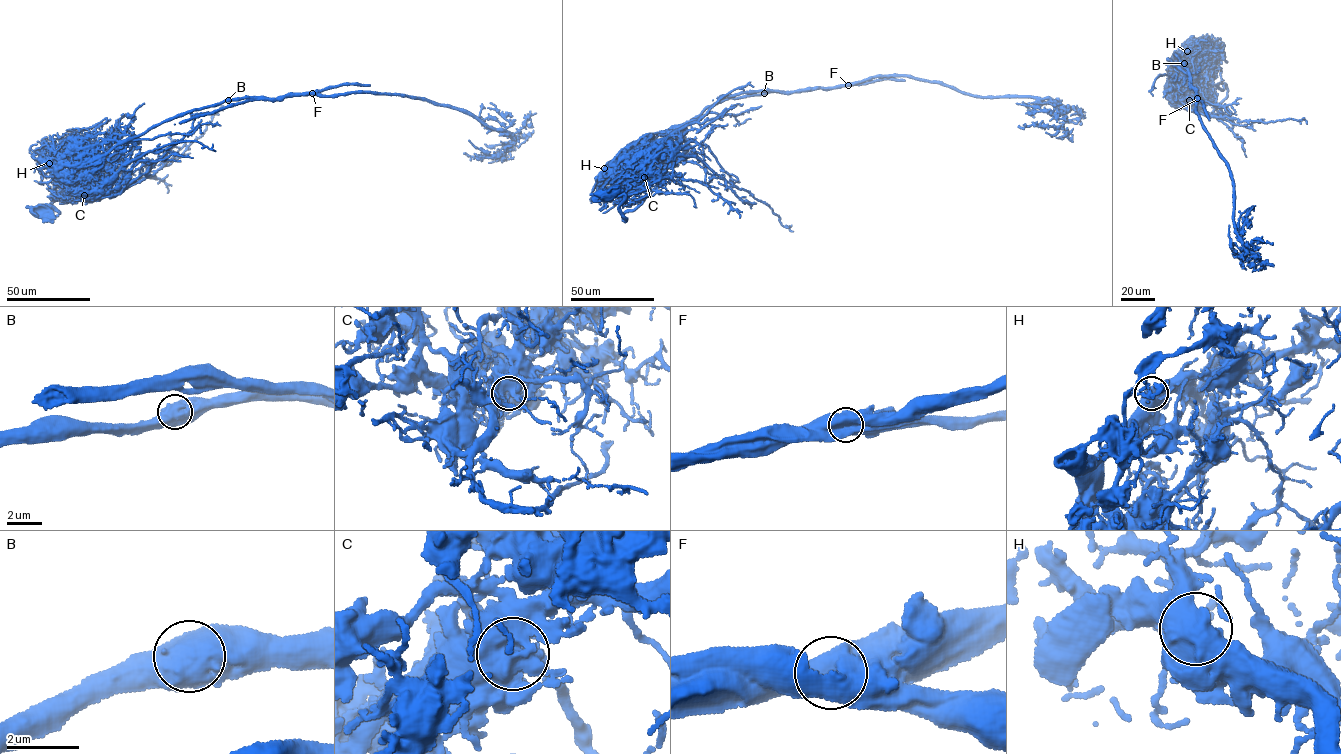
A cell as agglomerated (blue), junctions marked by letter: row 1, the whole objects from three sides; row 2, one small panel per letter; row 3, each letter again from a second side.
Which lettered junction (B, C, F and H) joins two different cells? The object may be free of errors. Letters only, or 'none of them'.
F

